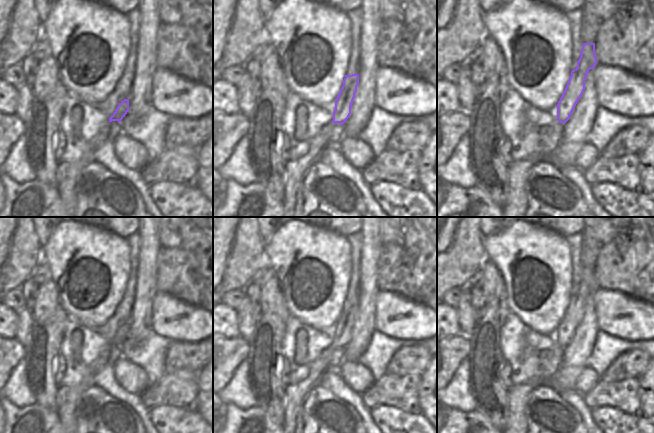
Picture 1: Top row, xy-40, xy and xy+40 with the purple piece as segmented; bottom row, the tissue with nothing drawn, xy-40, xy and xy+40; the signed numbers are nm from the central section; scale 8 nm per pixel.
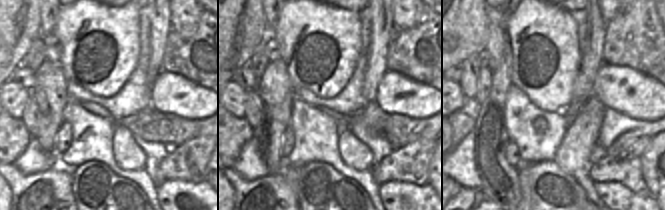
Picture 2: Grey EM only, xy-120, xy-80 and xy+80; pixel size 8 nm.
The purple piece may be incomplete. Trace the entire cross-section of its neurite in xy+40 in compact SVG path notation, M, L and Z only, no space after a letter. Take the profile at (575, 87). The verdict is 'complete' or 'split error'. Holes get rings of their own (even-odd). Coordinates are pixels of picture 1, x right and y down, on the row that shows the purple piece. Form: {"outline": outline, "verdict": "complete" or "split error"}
{"outline": "M583 43L577 68L571 71L567 86L558 102L557 120L566 123L585 90L585 80L590 69L597 63L595 43Z", "verdict": "complete"}

